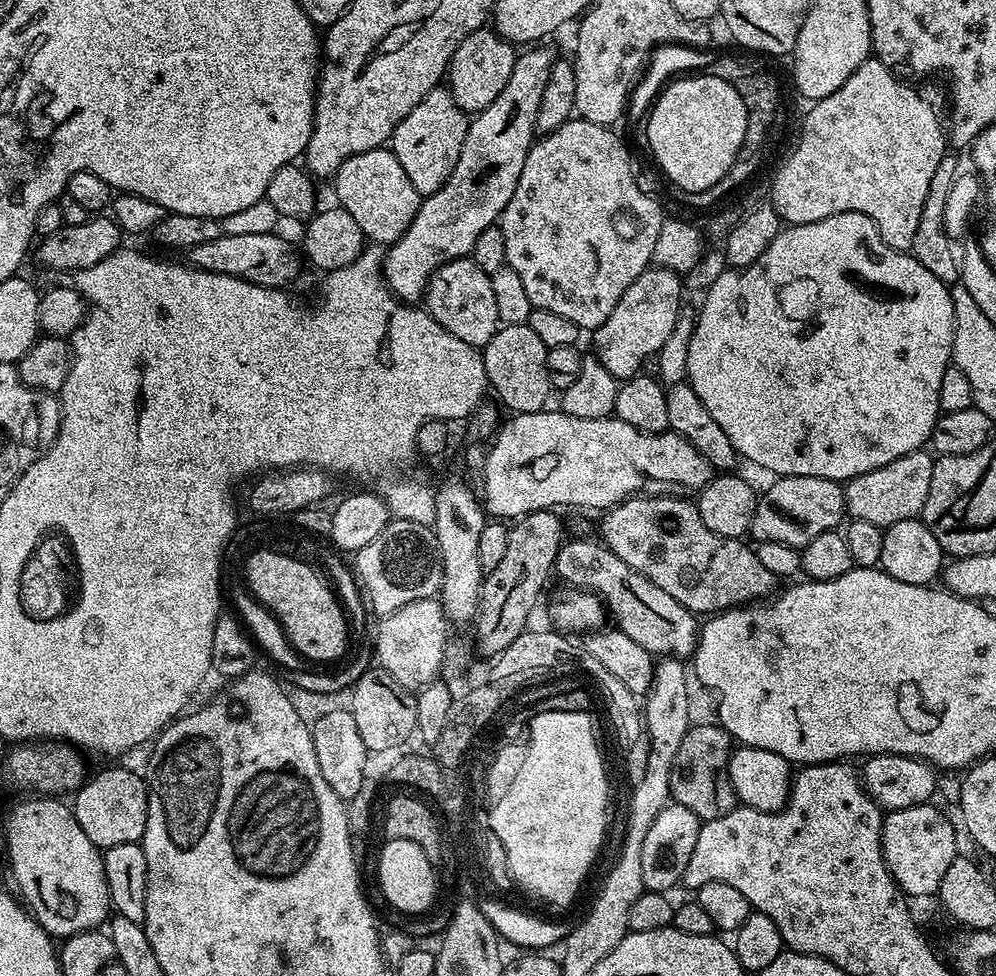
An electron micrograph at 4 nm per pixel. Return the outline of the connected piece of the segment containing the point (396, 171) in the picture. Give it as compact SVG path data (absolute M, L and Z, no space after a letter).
M387 147L354 154L342 162L334 177L339 207L344 208L358 222L362 234L371 243L391 246L414 222L420 209L421 195L414 190L402 162Z

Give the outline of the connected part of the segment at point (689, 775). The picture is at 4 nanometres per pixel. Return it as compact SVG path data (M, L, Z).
M719 723L696 724L689 727L678 746L678 754L670 770L671 799L686 806L701 822L722 818L738 806L732 783L728 777L728 760L732 757L734 741Z

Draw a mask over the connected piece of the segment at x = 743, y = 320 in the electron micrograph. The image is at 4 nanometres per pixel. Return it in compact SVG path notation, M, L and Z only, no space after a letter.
M843 212L842 214L834 214L830 218L822 218L818 222L785 227L774 238L774 242L770 242L770 246L766 246L766 250L762 254L762 258L758 258L758 262L754 262L739 274L732 270L726 270L703 293L702 298L704 298L704 305L700 308L700 316L695 317L695 328L693 336L690 338L686 380L687 383L692 385L694 394L698 394L698 398L702 398L702 406L706 406L706 410L710 410L714 422L718 422L718 426L722 426L726 438L730 438L730 442L736 447L737 453L743 459L745 456L750 463L757 464L758 467L765 468L768 472L773 472L771 475L776 478L781 476L809 476L810 478L826 478L837 482L847 482L854 479L858 474L866 474L870 470L878 470L882 466L894 462L894 458L902 458L911 452L919 452L931 441L936 420L941 415L938 389L942 387L942 374L946 374L952 360L952 339L954 338L954 302L952 301L952 294L949 285L943 284L938 278L934 278L934 274L930 274L930 270L926 270L926 266L922 266L922 262L915 260L908 252L894 250L884 241L882 234L876 228L876 224L866 214Z

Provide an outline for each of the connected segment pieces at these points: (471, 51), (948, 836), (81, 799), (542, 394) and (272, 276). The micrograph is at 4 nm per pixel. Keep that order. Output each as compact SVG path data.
M485 26L471 32L458 50L454 50L446 73L446 87L457 106L466 114L486 110L486 106L490 106L490 102L502 94L502 86L510 82L510 70L514 70L517 55L514 45L502 39L491 27Z
M932 802L919 804L884 816L880 831L884 861L892 880L908 898L939 893L942 878L946 878L950 862L958 855L956 828L934 805Z
M104 768L97 776L89 775L81 788L74 793L74 811L78 818L78 826L86 830L86 838L103 850L110 846L123 844L140 844L146 830L146 814L148 813L148 785L141 773L131 772L128 768Z
M528 323L503 325L496 331L494 338L490 338L488 345L483 348L484 369L486 370L486 378L491 391L493 393L496 391L497 398L495 397L495 399L501 405L504 403L509 408L509 413L539 412L547 405L544 403L548 400L548 392L550 393L548 375L546 374L546 354L548 349L542 342L542 338L538 338L538 334L534 334L534 330L530 330Z
M275 231L266 233L266 234L241 234L241 235L235 235L235 234L230 234L230 235L221 235L218 238L214 238L214 242L202 242L202 246L194 246L193 248L187 249L186 252L186 260L189 265L193 268L201 268L202 270L206 270L207 272L225 272L226 274L230 274L234 278L242 278L246 282L250 282L251 284L257 284L258 286L262 286L263 288L278 288L278 289L283 289L285 286L284 284L288 284L291 282L292 279L295 278L296 275L299 274L300 272L300 260L302 264L302 256L299 251L296 252L294 249L292 249L292 244L288 240L283 240L282 237L278 236Z

